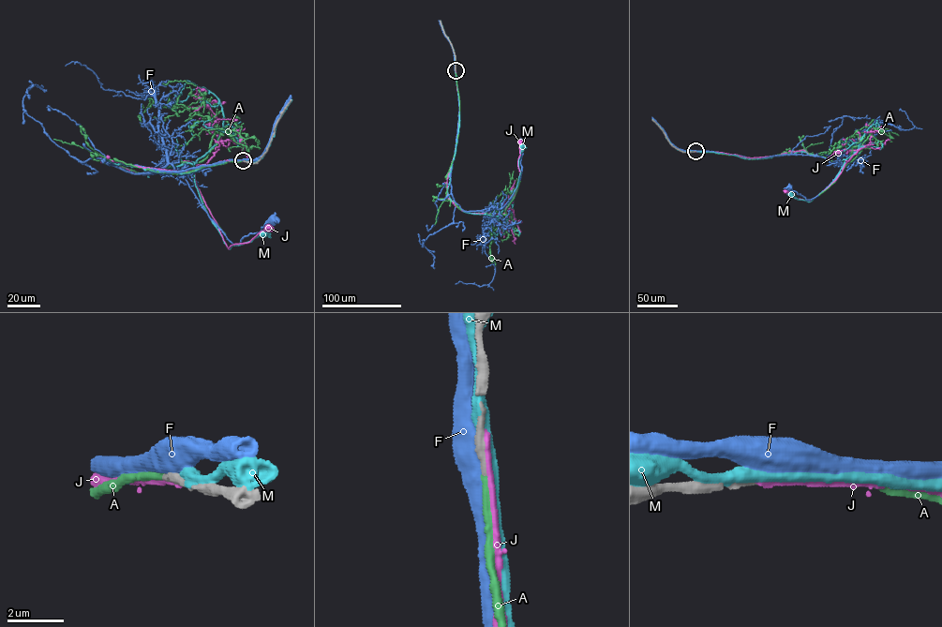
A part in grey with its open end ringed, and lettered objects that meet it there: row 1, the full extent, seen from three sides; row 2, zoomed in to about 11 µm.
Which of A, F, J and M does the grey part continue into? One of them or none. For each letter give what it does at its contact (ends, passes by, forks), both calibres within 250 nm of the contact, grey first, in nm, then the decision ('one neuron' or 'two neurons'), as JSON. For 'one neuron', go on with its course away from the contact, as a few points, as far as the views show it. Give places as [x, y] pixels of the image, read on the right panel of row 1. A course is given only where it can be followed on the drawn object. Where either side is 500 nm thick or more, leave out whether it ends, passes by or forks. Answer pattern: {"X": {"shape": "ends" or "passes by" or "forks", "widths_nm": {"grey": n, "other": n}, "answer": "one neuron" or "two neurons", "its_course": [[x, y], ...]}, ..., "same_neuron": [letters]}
{"A": {"shape": "ends", "widths_nm": {"grey": 260, "other": 240}, "answer": "one neuron", "its_course": [[695, 151], [748, 158], [803, 150], [837, 163], [859, 154], [859, 133], [883, 130], [891, 138], [889, 131]]}, "F": {"widths_nm": {"grey": 360, "other": 750}, "answer": "two neurons"}, "J": {"shape": "ends", "widths_nm": {"grey": 360, "other": 240}, "answer": "two neurons"}, "M": {"shape": "passes by", "widths_nm": {"grey": 240, "other": 420}, "answer": "two neurons"}, "same_neuron": ["A"]}

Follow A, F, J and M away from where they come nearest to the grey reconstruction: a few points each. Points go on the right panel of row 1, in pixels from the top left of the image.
A: (695, 151), (748, 158), (803, 150), (837, 163), (859, 154), (859, 133), (883, 130), (891, 138), (889, 131)
F: (695, 151), (753, 158), (809, 155), (821, 156), (842, 167), (828, 186), (810, 200), (789, 187)
J: (695, 151), (751, 157), (803, 150), (833, 162), (850, 159), (835, 180), (811, 201), (795, 199), (786, 191)
M: (694, 151), (751, 158), (803, 152), (839, 164), (848, 161), (810, 201), (790, 193)

